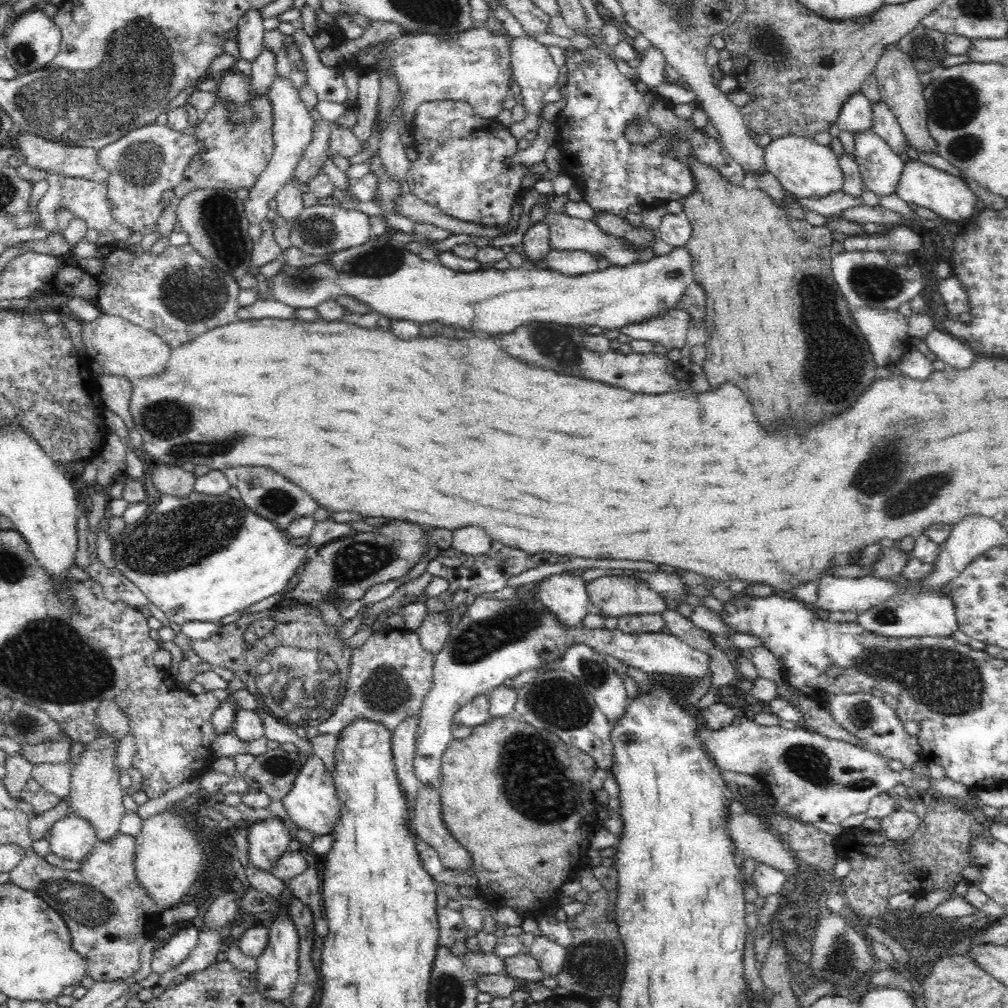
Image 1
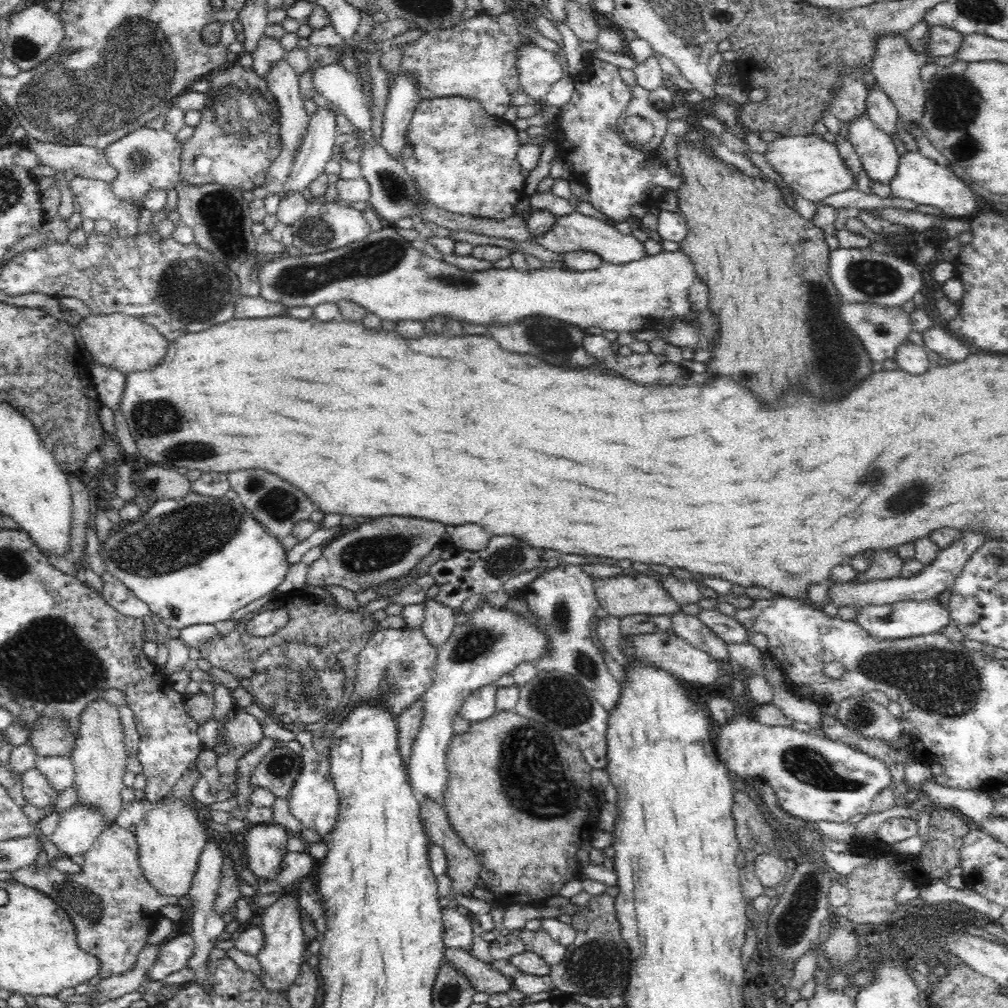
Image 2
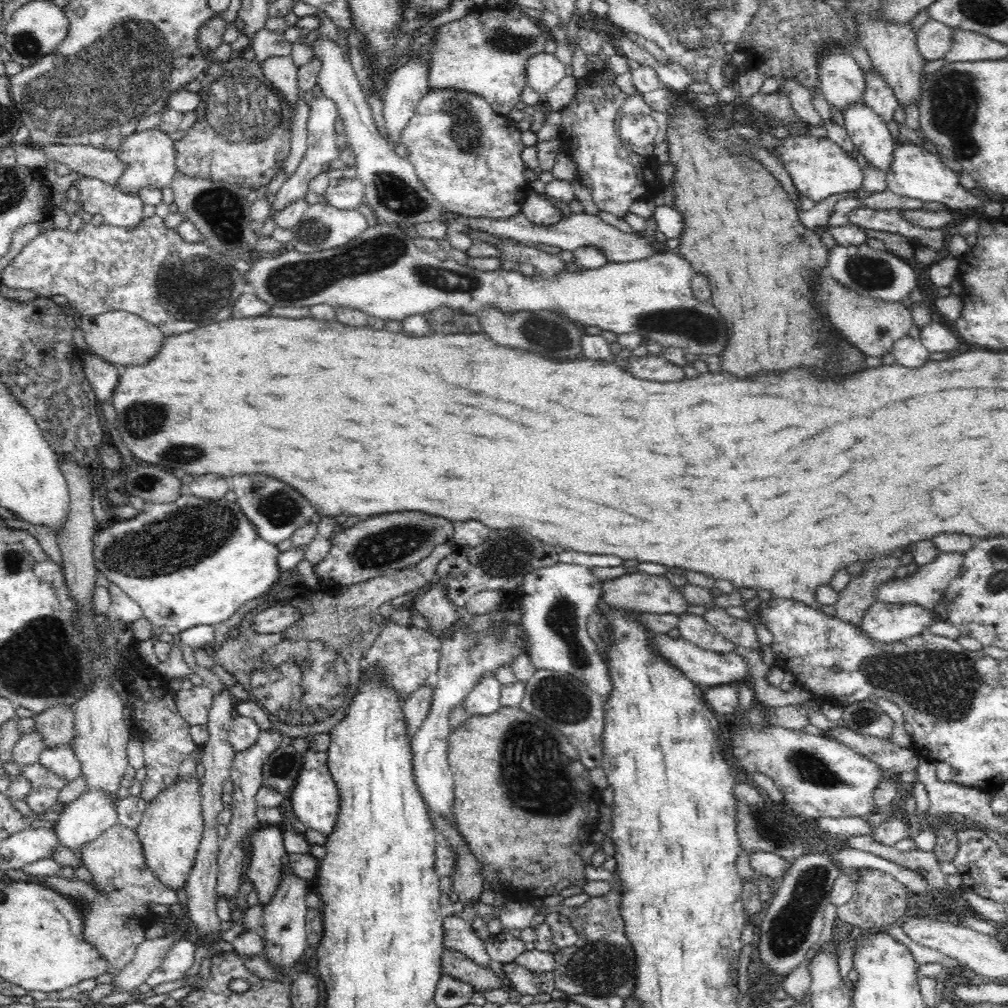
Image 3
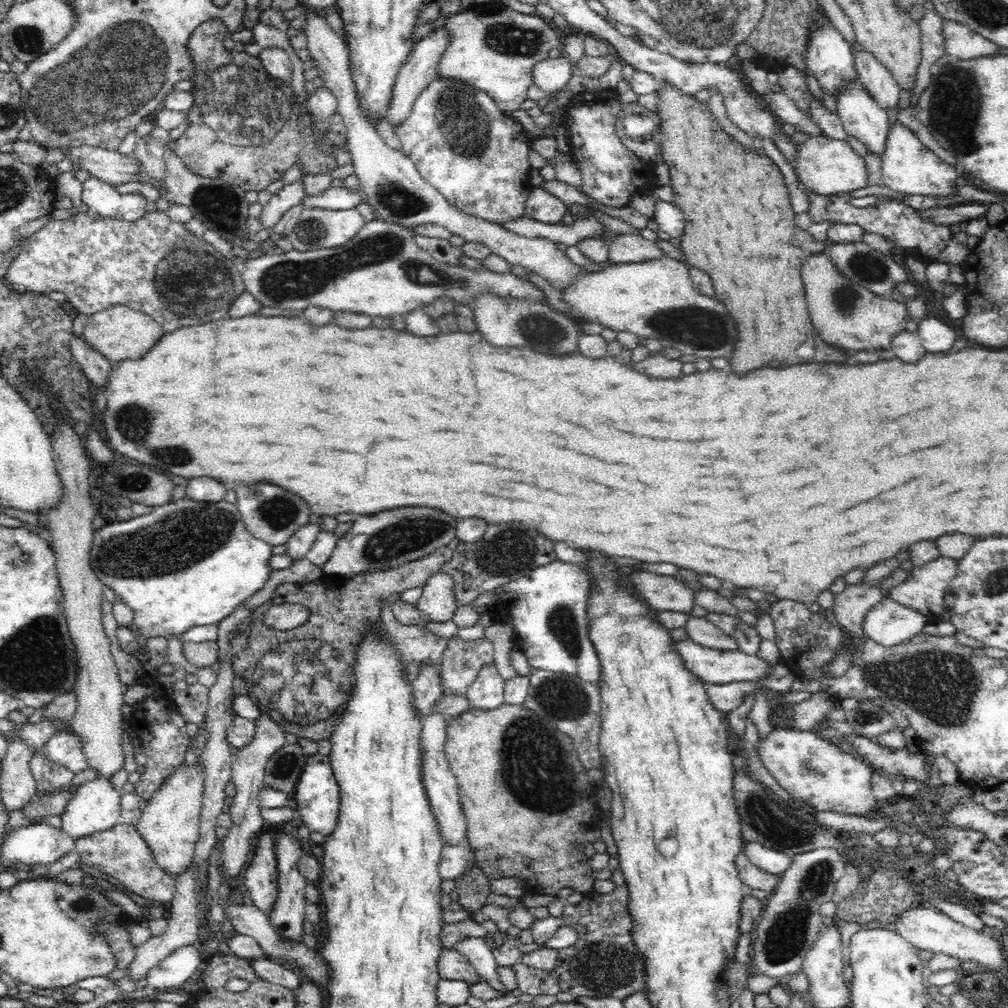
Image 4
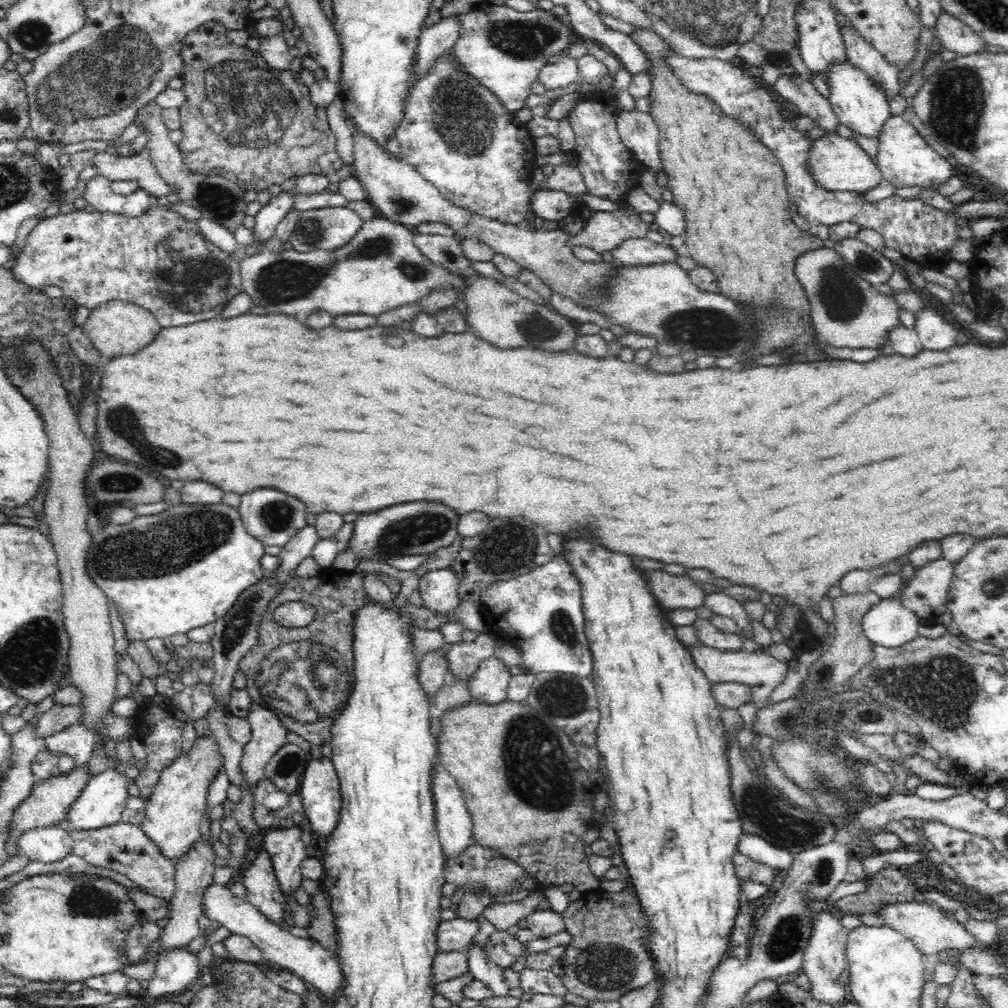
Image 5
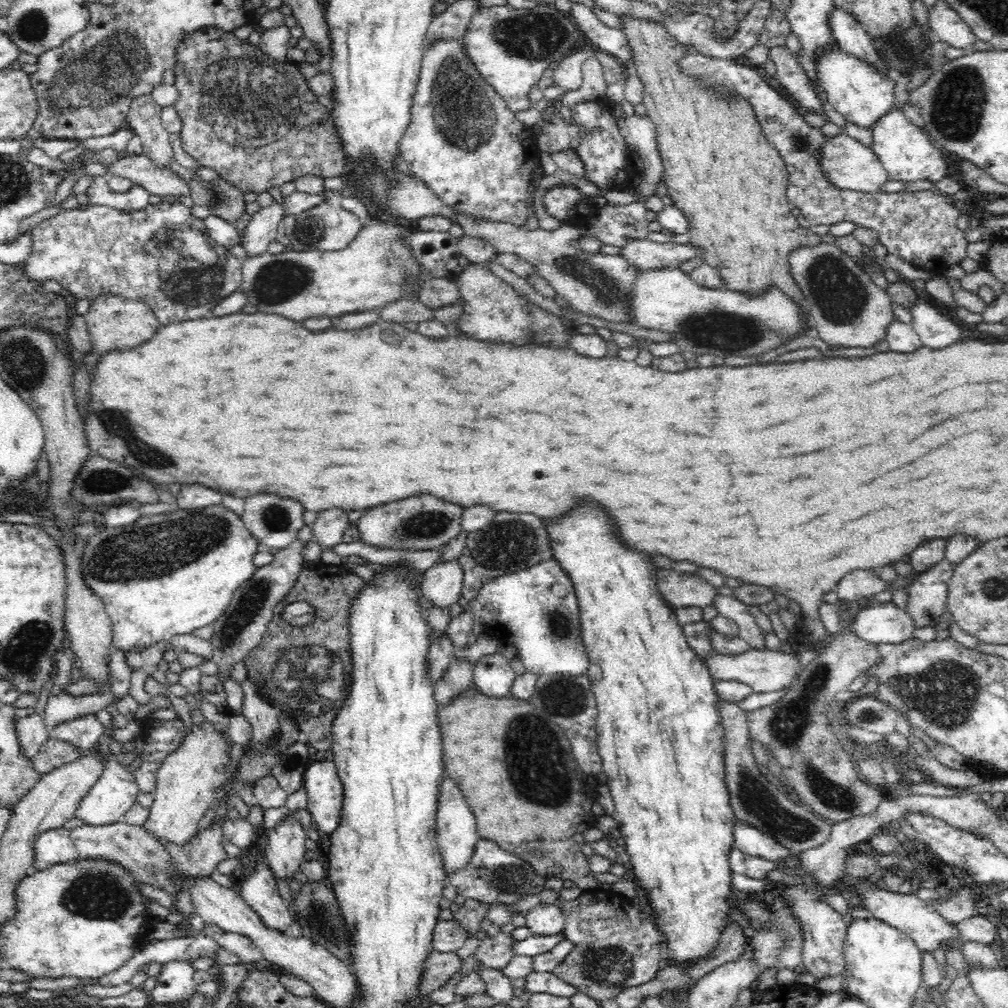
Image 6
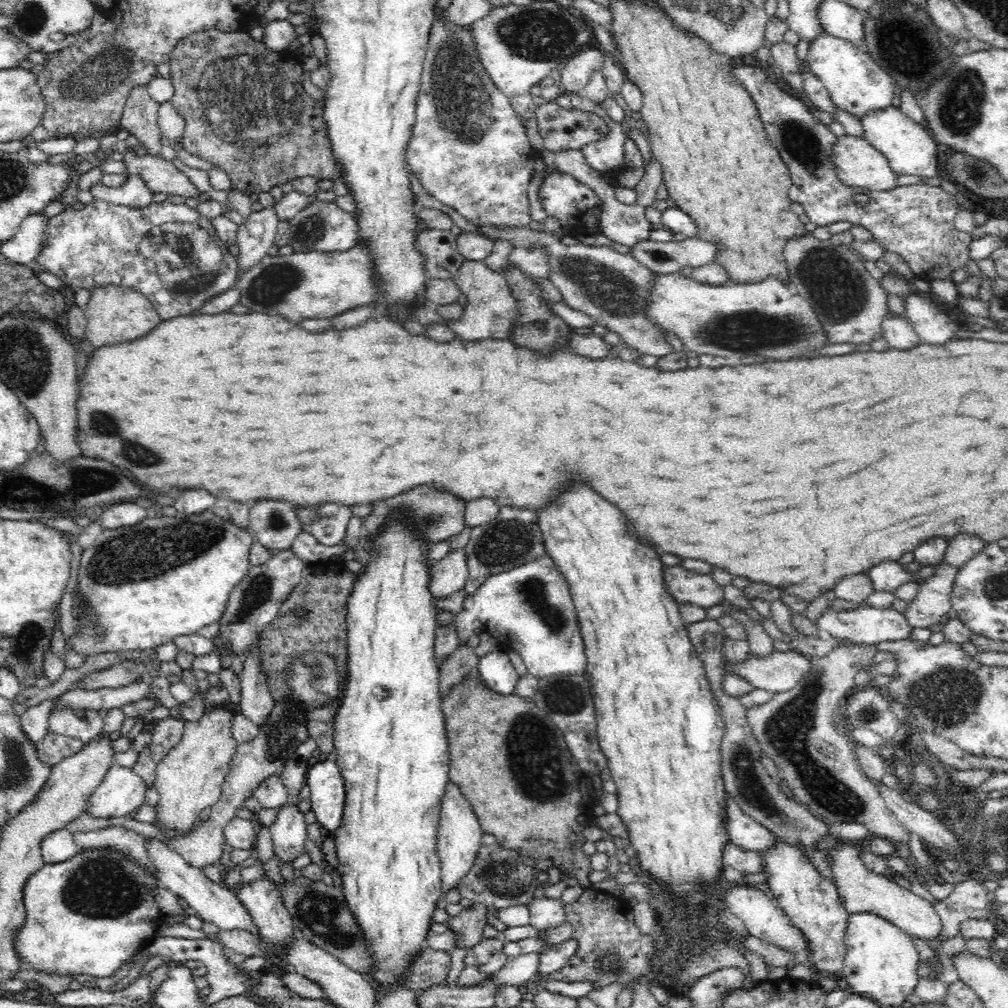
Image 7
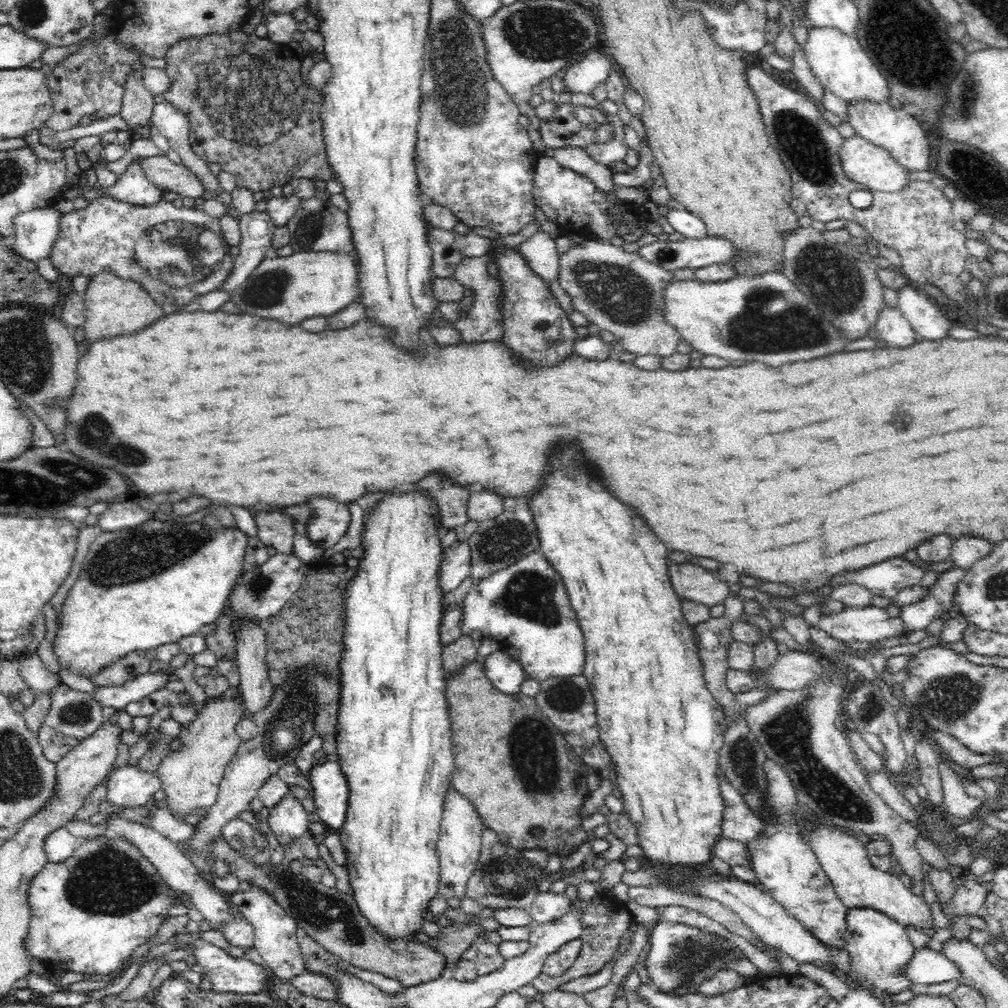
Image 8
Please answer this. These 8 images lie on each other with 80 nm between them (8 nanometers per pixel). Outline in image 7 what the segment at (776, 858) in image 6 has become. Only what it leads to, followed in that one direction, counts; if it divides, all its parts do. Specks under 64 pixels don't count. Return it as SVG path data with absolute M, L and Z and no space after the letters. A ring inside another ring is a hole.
M728 794L725 803L730 843L754 852L765 851L775 843L776 835L742 811L738 803L734 803L734 797Z

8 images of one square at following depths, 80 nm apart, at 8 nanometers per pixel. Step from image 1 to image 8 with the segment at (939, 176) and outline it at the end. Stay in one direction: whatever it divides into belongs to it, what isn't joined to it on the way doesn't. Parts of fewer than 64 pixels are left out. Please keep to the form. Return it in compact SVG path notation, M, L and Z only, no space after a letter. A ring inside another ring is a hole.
M856 101L847 104L847 113L847 122L855 129L856 135L888 150L902 167L910 172L930 170L934 150L930 150L926 132L920 126L922 121L901 109L898 104L890 101L880 104L874 101Z

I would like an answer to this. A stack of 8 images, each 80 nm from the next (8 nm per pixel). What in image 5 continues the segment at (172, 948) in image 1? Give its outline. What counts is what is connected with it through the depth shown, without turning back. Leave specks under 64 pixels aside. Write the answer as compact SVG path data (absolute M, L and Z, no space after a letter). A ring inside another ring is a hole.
M182 948L172 950L155 962L155 973L145 993L152 998L183 994L192 986L192 978L202 973L198 965L197 953Z

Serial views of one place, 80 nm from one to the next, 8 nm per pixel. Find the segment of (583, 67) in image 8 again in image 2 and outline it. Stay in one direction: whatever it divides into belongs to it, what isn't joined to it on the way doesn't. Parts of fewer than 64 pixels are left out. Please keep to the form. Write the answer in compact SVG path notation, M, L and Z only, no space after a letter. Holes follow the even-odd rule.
M534 42L526 44L519 51L516 69L520 91L532 98L530 102L538 107L542 105L548 89L564 74L556 52L543 50Z

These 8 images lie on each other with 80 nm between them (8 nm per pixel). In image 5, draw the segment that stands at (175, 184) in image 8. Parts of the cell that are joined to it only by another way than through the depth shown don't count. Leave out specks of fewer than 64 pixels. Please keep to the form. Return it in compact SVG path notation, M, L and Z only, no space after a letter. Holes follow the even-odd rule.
M96 150L94 158L90 160L97 168L97 174L110 182L115 180L131 180L139 184L148 195L154 197L169 196L173 188L158 174L156 167L150 160L140 155L121 157L116 152Z

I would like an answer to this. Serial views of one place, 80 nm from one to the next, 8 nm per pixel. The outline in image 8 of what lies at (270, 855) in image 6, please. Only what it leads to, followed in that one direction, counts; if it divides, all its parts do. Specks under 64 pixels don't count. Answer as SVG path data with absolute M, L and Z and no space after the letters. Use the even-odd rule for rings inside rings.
M288 792L271 809L268 824L277 840L285 847L295 838L309 835L308 814L298 797Z

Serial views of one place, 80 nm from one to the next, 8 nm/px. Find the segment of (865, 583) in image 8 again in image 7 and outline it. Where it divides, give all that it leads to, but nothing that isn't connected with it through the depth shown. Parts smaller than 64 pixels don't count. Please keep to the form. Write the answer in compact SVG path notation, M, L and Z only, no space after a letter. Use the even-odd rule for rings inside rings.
M897 561L884 562L865 572L872 581L873 589L878 592L889 592L893 595L894 591L900 585L914 581L916 573L906 571L906 568Z

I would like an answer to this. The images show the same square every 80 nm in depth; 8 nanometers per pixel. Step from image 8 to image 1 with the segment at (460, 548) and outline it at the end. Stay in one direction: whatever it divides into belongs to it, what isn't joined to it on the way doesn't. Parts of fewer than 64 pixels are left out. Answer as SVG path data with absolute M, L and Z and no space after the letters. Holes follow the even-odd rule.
M446 611L429 612L423 618L416 632L420 635L420 643L424 650L436 656L446 644L450 634L450 616Z

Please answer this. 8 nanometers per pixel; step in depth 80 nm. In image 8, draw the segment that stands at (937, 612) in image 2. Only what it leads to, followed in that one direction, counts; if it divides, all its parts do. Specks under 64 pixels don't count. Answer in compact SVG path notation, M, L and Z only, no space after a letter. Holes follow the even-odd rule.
M846 607L836 614L822 615L818 625L828 636L843 643L858 645L859 642L874 643L890 636L904 636L903 620L890 617L885 609Z

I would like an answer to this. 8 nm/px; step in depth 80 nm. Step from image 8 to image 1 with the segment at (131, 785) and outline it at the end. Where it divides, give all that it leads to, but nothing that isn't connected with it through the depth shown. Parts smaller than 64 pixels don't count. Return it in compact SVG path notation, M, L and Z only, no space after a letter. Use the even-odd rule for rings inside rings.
M70 812L53 824L49 843L57 856L80 861L97 844L96 831L86 819Z

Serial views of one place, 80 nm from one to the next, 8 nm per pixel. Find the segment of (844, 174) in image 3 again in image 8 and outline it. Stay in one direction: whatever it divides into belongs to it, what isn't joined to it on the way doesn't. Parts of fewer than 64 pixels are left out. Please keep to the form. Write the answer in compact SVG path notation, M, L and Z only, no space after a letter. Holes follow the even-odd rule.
M854 135L842 142L840 148L840 161L842 161L842 169L846 171L846 177L858 184L863 184L865 189L870 192L879 191L886 193L901 192L910 184L911 172L902 167L888 150L872 144L870 141L861 136Z

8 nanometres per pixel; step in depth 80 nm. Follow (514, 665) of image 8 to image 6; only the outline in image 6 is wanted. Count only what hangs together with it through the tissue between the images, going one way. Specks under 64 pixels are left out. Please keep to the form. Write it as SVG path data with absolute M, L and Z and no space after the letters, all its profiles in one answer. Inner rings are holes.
M489 654L478 660L474 668L474 687L490 697L504 698L510 695L517 674L510 668L510 661L502 654Z

